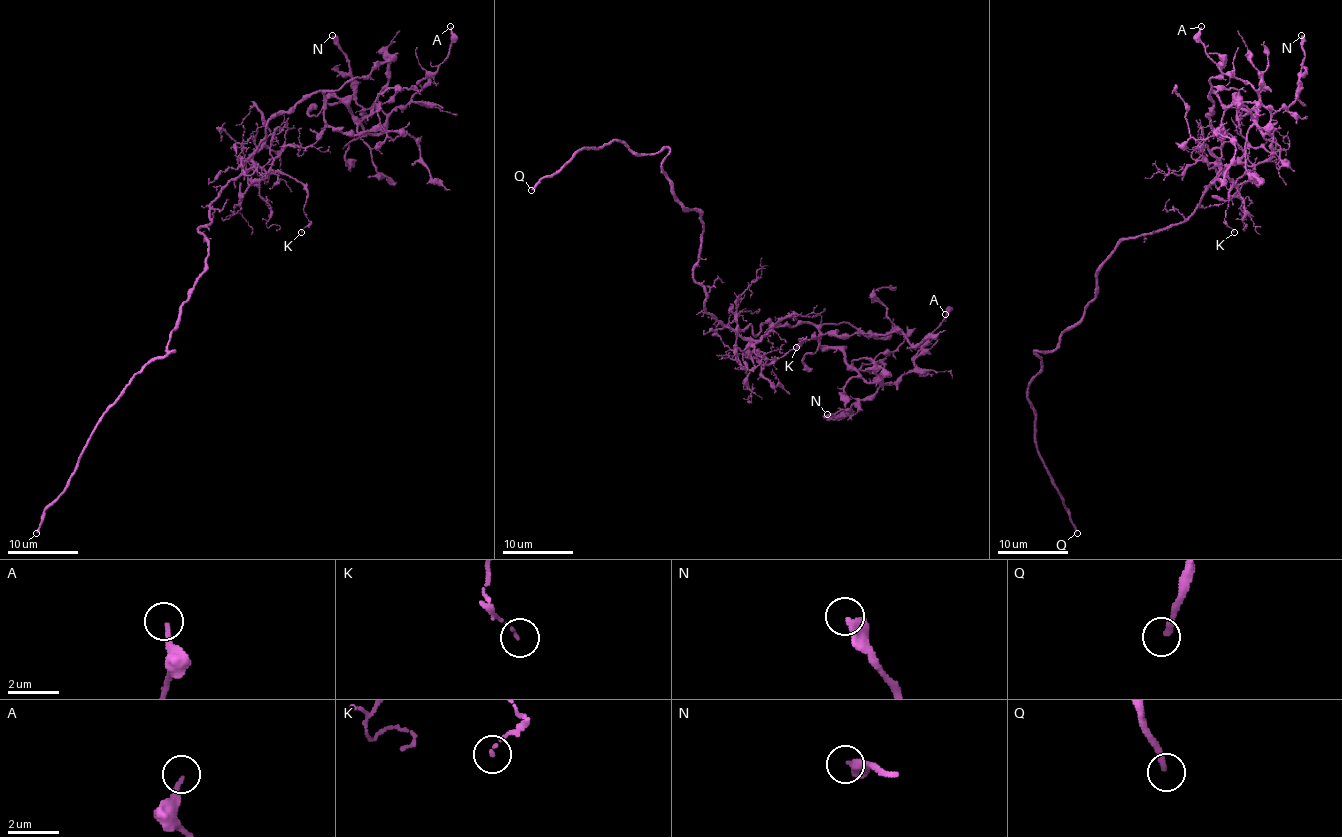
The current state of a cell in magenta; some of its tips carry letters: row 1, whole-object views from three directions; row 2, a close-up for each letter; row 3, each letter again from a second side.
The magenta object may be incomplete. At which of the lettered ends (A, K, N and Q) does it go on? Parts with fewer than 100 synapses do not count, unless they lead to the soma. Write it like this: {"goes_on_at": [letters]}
{"goes_on_at": ["Q"]}

